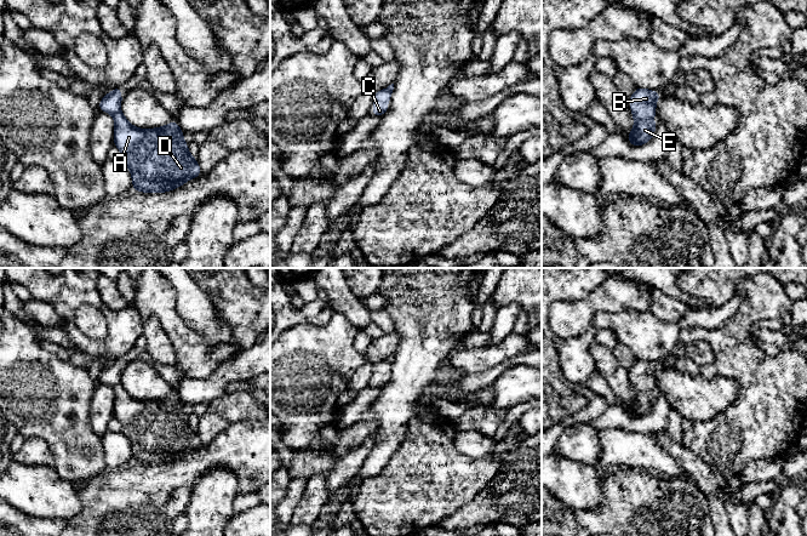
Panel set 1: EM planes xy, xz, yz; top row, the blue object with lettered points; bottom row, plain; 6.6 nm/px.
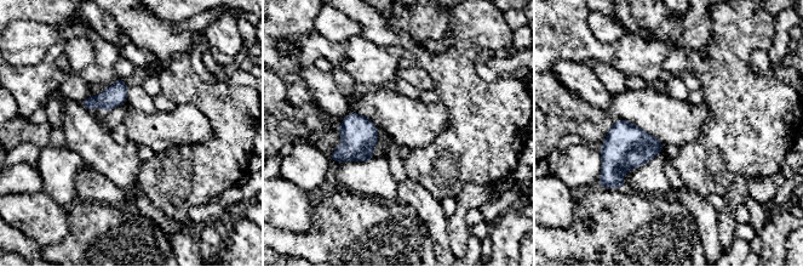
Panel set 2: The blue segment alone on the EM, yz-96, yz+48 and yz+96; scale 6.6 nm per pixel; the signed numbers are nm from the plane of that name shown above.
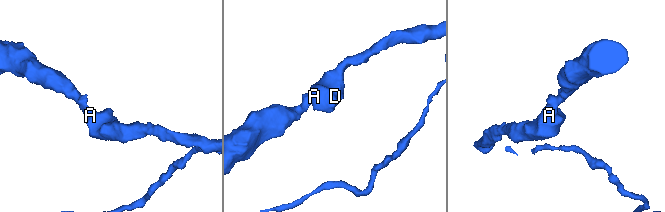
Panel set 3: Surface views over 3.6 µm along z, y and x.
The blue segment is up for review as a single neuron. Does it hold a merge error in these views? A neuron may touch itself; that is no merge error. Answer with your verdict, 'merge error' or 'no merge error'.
no merge error

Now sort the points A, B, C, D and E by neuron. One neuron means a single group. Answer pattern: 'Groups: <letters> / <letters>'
Groups: A B C D E

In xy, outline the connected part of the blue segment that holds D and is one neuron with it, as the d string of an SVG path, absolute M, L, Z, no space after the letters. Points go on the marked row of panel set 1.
M118 86L101 99L98 108L114 116L114 146L120 149L121 161L132 173L133 190L144 193L170 192L202 173L198 160L189 154L188 144L183 139L183 131L176 120L158 129L142 130L134 127L122 115L121 101L121 87Z

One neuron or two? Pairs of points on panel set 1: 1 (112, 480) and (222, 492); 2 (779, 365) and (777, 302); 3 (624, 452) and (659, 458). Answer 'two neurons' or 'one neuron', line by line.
1: two neurons
2: one neuron
3: one neuron

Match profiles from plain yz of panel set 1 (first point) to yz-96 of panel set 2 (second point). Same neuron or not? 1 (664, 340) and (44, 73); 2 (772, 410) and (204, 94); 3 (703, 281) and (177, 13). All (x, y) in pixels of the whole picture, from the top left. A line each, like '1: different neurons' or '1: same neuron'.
1: same neuron
2: same neuron
3: same neuron

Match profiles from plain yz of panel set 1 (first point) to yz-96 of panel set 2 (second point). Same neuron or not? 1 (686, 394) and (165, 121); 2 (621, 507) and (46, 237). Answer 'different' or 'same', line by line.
1: same
2: different

